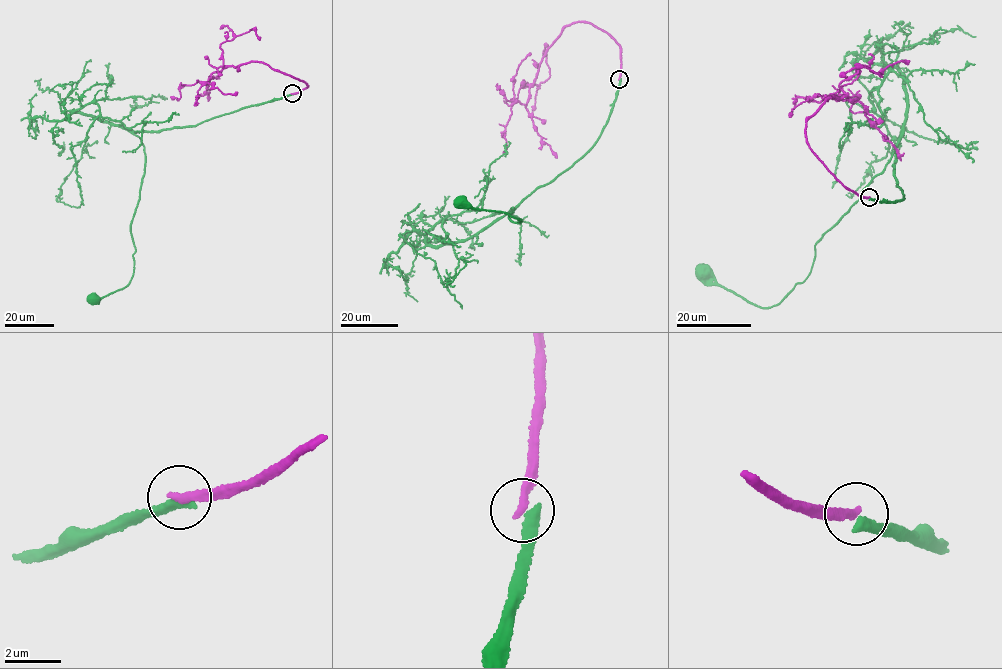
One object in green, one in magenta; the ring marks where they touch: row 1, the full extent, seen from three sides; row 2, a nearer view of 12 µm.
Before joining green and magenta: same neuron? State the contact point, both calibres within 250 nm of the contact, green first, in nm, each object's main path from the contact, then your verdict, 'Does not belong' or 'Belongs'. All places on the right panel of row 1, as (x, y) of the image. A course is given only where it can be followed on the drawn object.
Place: (869, 197). Thickness 400 nm (green) against 300 nm. Course of green: (869, 197), (903, 199), (894, 149), (780, 303), (757, 306), (704, 272). Course of magenta: (869, 197), (805, 137), (859, 66), (882, 76), (862, 66), (840, 77). Does not belong

